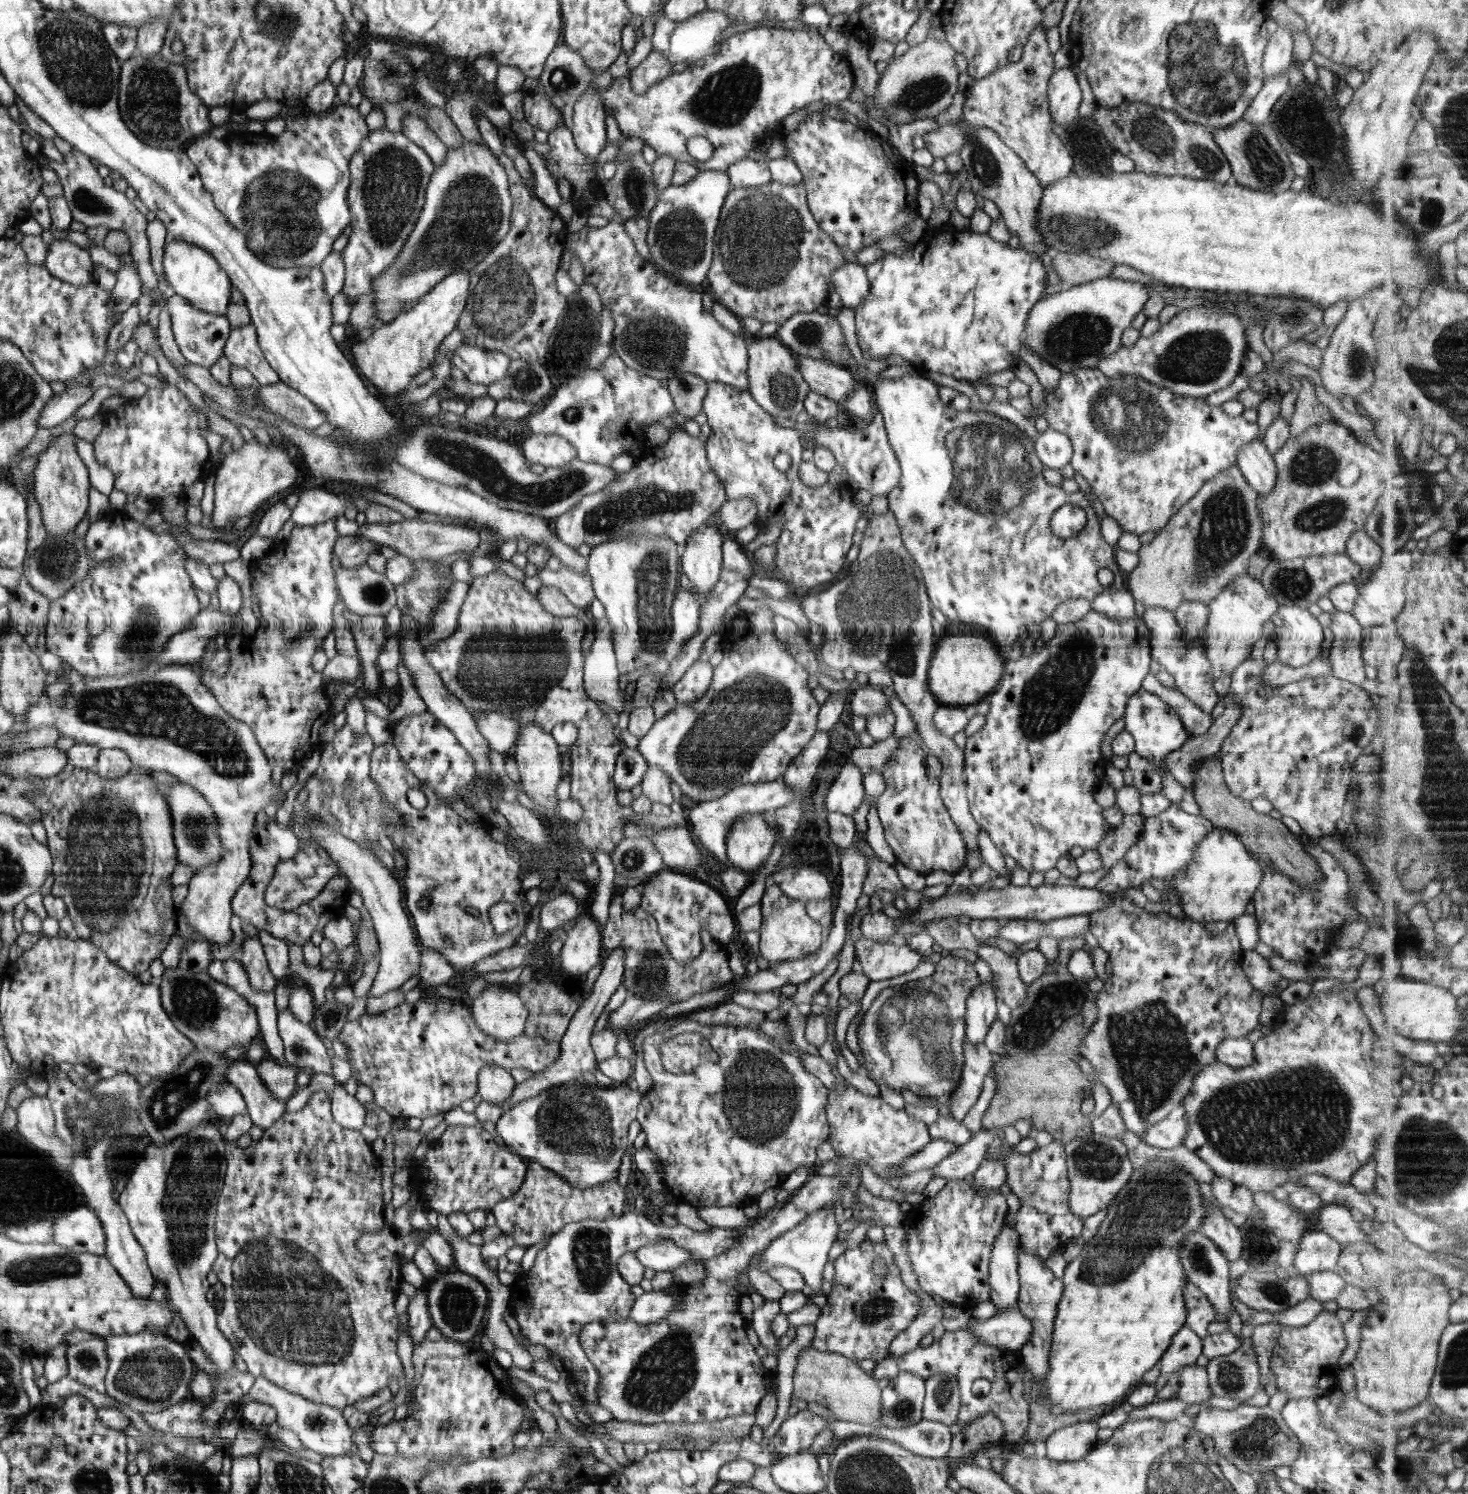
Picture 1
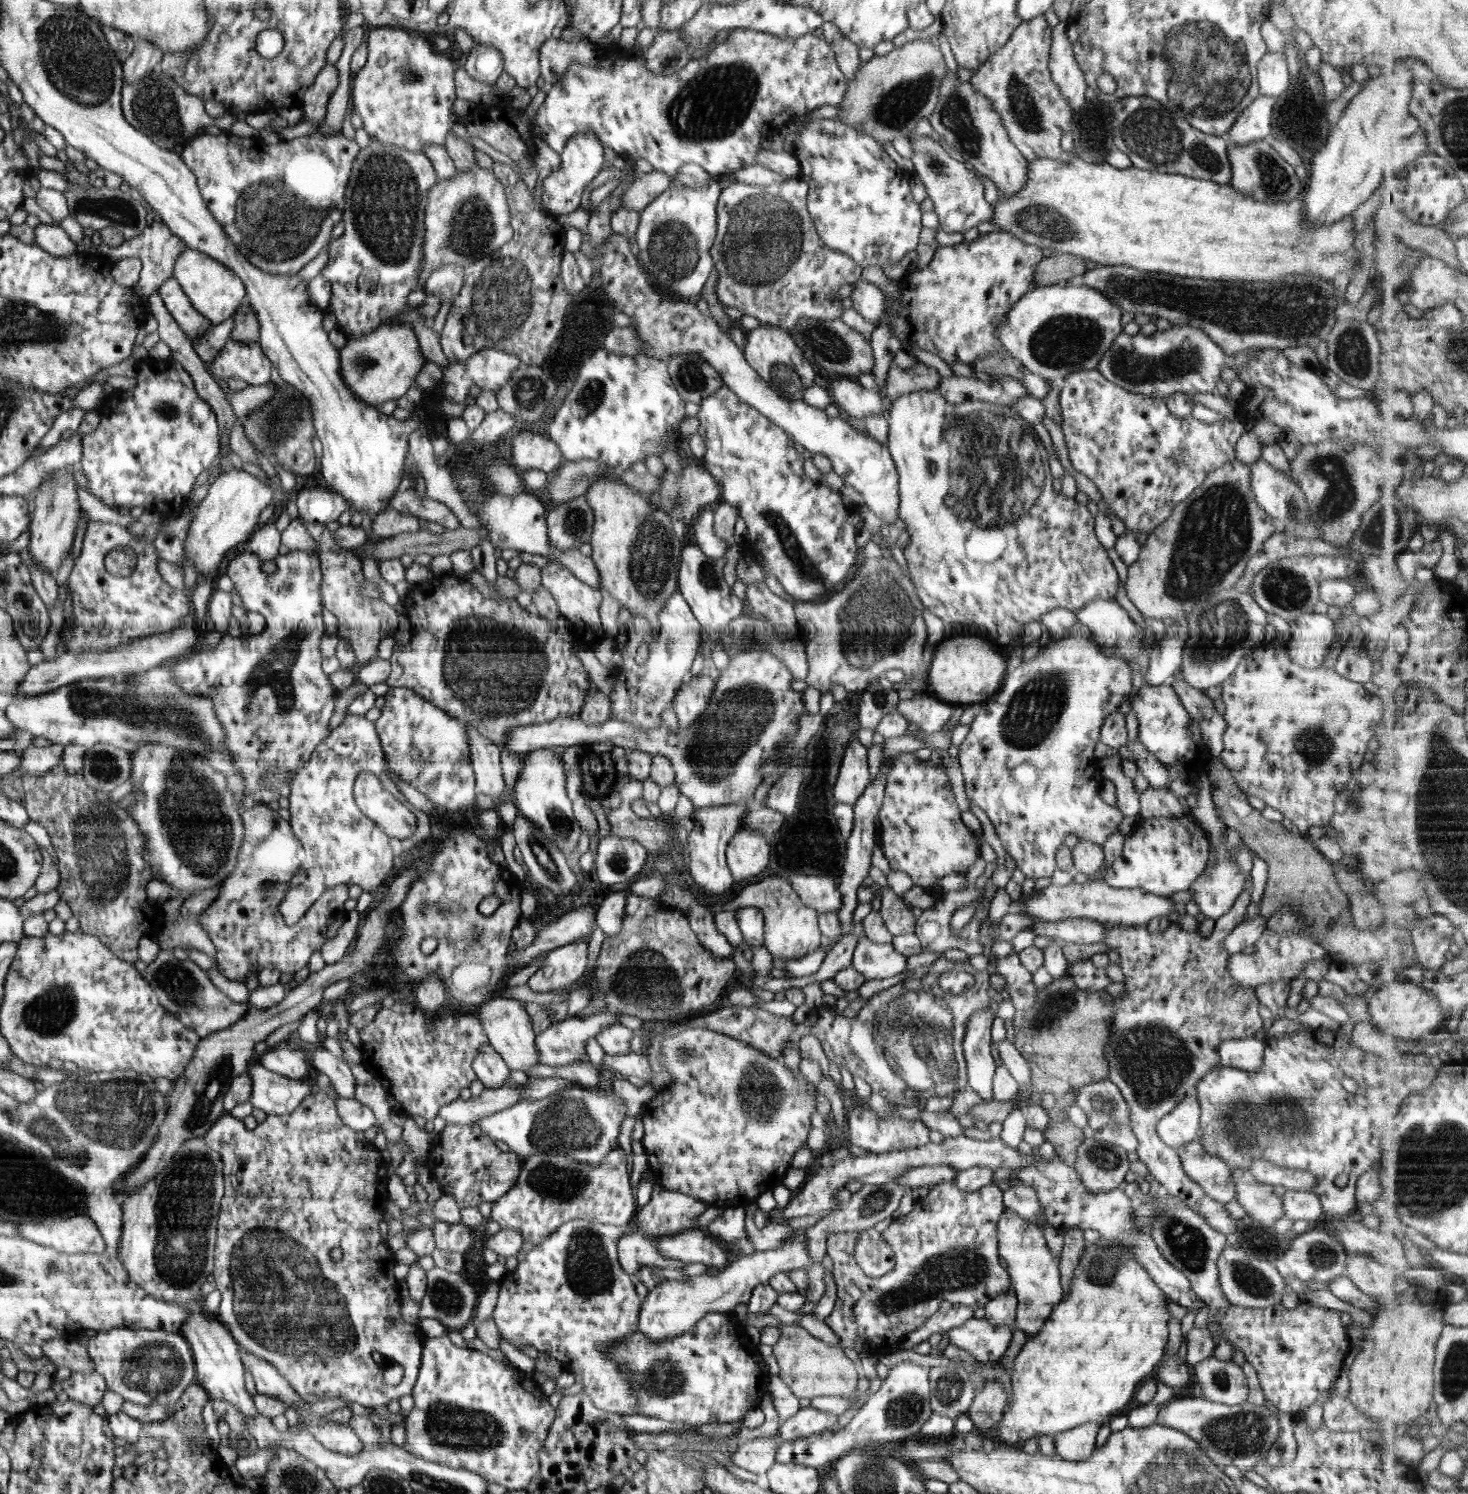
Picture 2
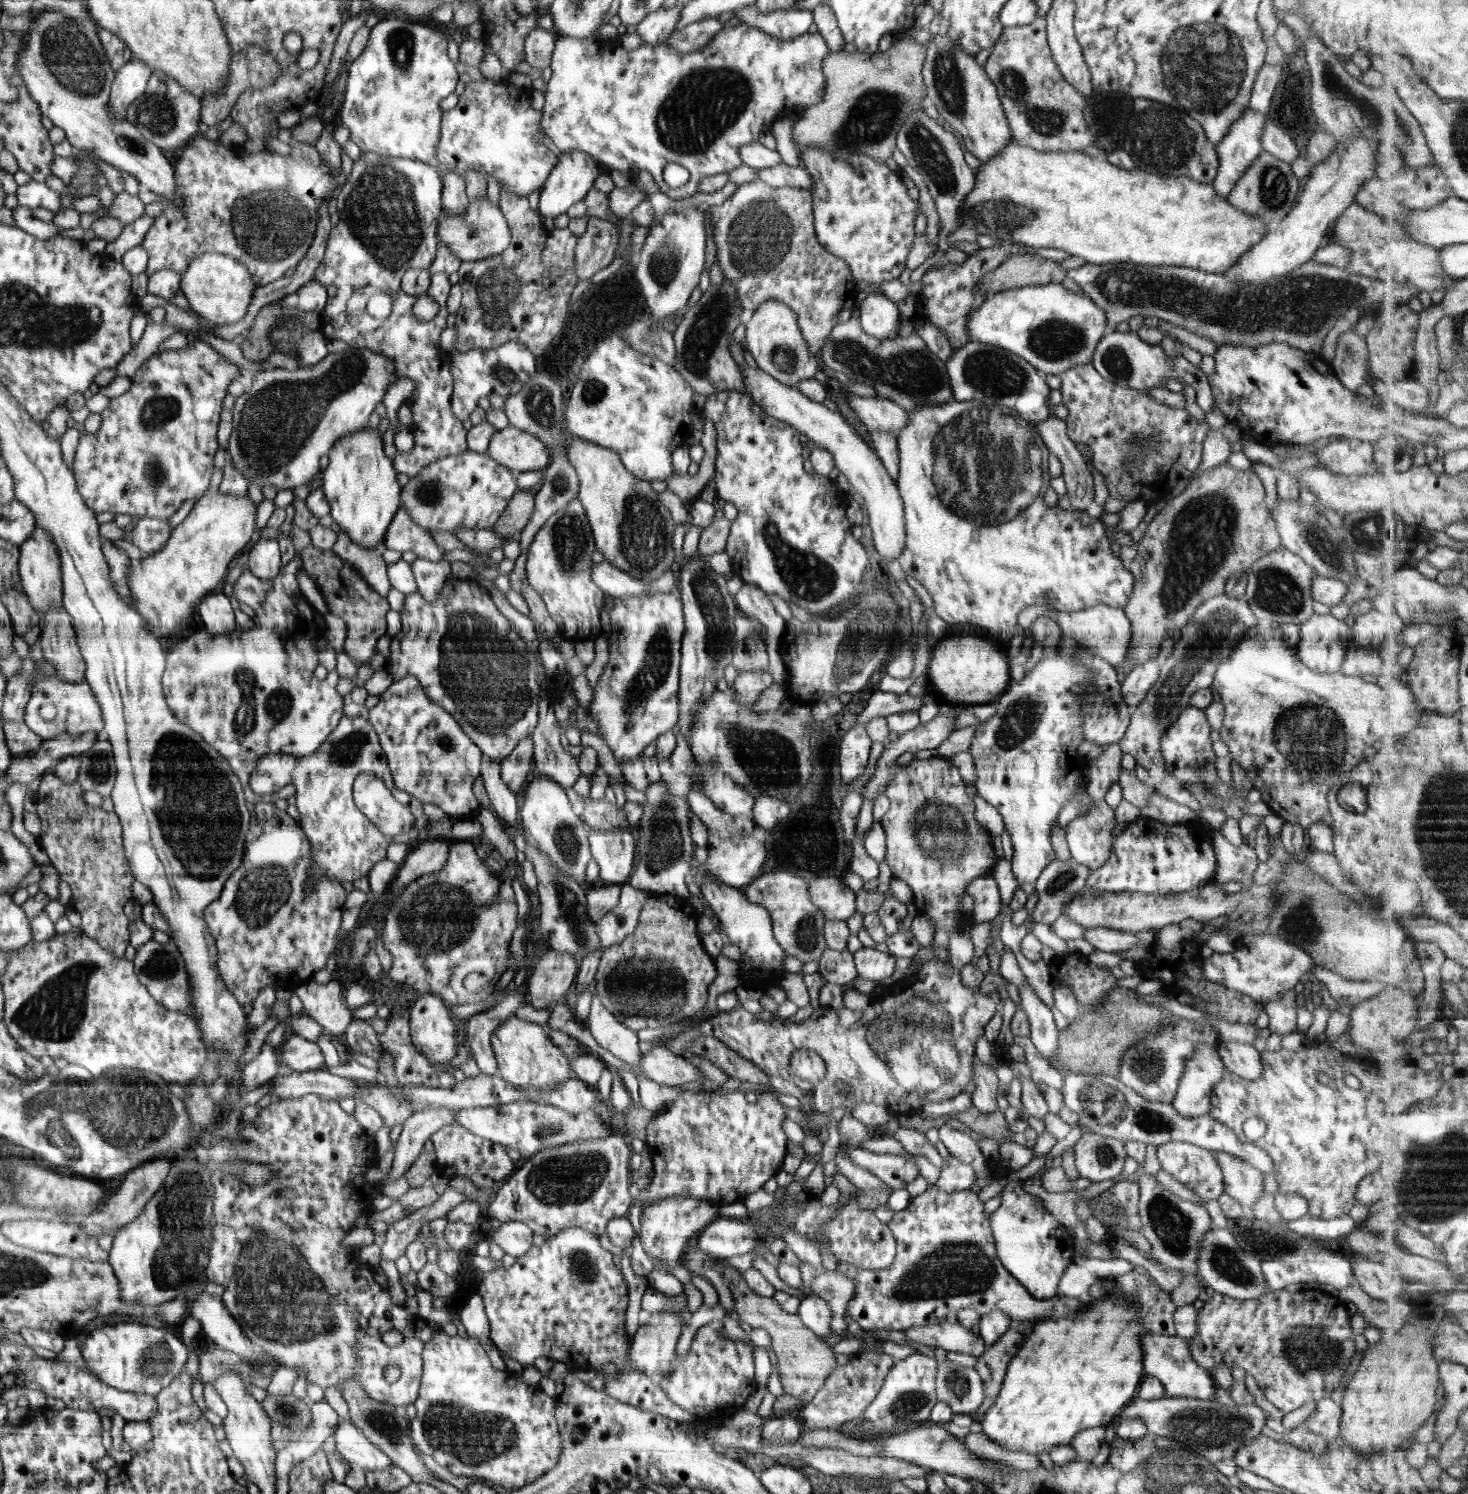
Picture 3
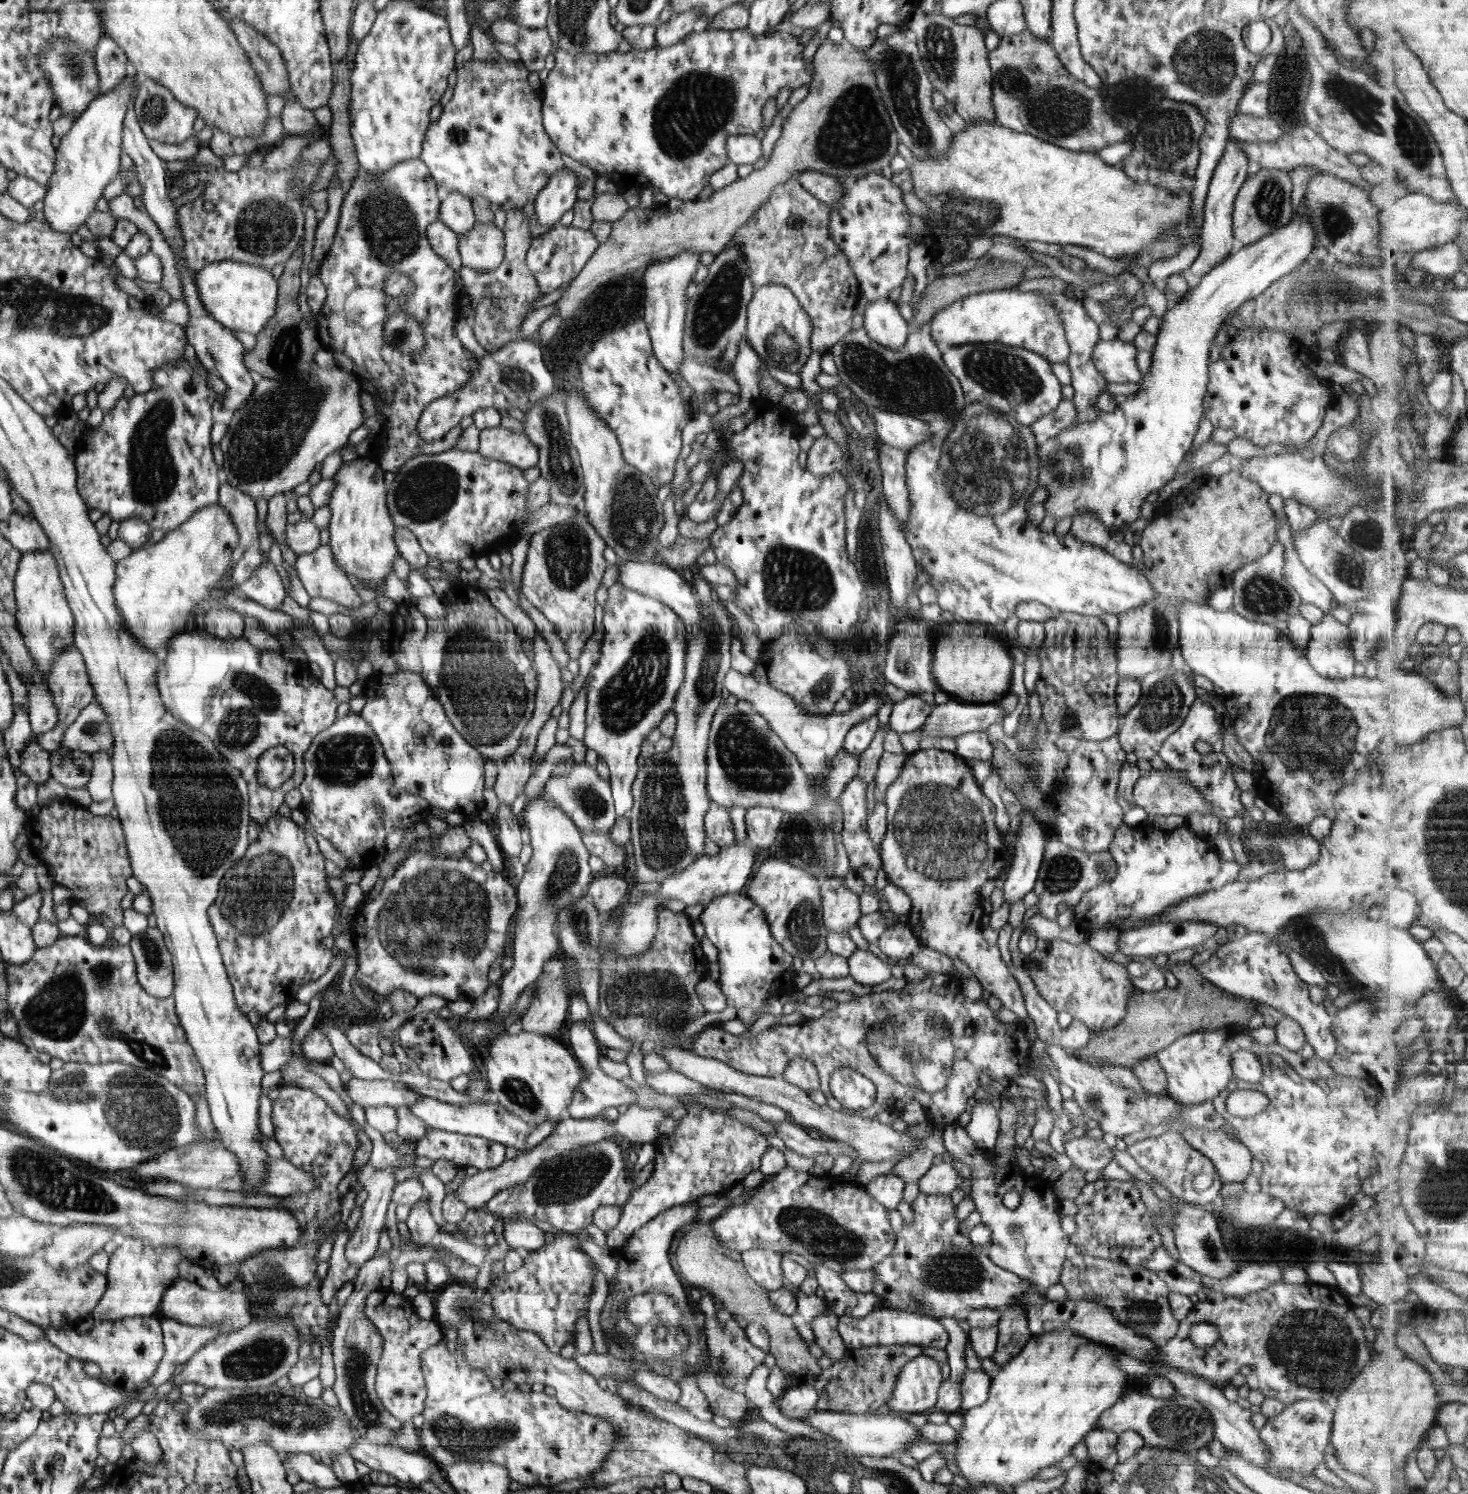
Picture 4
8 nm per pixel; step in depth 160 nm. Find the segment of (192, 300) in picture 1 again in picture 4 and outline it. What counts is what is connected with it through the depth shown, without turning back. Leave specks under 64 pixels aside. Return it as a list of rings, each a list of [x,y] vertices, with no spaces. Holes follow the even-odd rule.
[[[224,259],[196,271],[194,282],[206,312],[225,328],[259,334],[276,315],[280,282],[272,276],[270,269]]]

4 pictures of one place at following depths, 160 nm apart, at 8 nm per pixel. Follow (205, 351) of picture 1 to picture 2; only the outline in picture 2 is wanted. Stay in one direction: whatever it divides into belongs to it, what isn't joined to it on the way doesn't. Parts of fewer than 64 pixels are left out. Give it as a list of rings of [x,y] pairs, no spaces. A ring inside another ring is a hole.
[[[173,277],[161,285],[160,297],[176,324],[180,326],[180,330],[184,332],[184,336],[192,344],[194,340],[198,340],[204,332],[208,332],[214,326],[214,323],[208,321],[192,307],[188,296]]]

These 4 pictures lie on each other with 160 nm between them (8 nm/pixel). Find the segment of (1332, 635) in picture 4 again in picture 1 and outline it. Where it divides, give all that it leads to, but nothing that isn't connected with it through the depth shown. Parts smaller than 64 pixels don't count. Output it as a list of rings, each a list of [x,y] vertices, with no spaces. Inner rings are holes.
[[[1280,605],[1270,620],[1275,625],[1274,641],[1282,663],[1298,668],[1310,664],[1319,656],[1324,631],[1307,608]]]

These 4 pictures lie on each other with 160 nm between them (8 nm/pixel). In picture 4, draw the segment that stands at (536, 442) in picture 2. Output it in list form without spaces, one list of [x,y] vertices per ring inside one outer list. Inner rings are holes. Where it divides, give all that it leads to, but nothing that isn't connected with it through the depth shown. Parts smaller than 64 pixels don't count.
[[[502,427],[480,431],[478,451],[482,456],[514,465],[523,471],[540,462],[540,449],[526,434]]]

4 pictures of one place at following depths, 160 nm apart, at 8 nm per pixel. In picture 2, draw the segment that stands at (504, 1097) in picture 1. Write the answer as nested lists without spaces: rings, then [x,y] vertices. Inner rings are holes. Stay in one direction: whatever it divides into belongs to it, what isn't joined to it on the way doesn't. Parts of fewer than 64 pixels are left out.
[[[485,1044],[480,1054],[473,1060],[473,1069],[486,1089],[500,1088],[511,1081],[511,1070],[505,1059],[489,1044]]]

